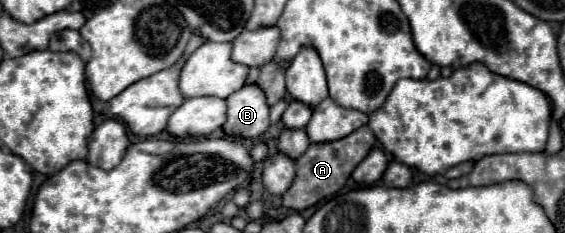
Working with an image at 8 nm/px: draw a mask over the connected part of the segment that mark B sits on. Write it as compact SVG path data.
M243 85L227 97L227 135L241 139L259 137L269 125L269 105L259 85Z

